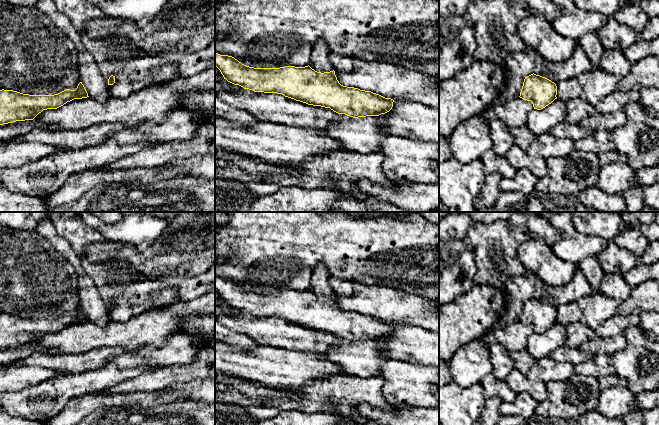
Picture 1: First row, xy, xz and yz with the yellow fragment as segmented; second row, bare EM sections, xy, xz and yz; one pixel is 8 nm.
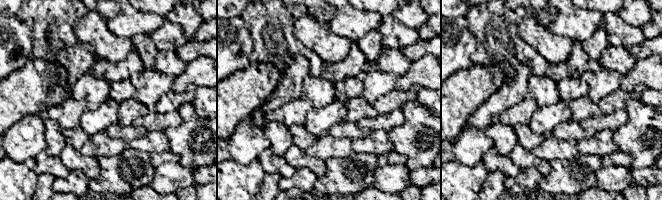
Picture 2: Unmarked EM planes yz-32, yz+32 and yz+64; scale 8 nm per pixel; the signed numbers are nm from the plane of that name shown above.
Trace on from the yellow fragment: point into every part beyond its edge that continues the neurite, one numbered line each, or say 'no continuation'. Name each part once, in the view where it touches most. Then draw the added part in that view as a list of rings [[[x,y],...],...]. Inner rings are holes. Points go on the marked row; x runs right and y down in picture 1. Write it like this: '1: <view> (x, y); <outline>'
no continuation

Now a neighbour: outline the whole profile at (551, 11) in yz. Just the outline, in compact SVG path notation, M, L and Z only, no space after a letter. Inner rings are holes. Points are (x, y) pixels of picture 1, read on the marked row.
M510 0L511 2L525 2L532 13L542 14L547 20L553 21L561 15L562 9L551 0Z

